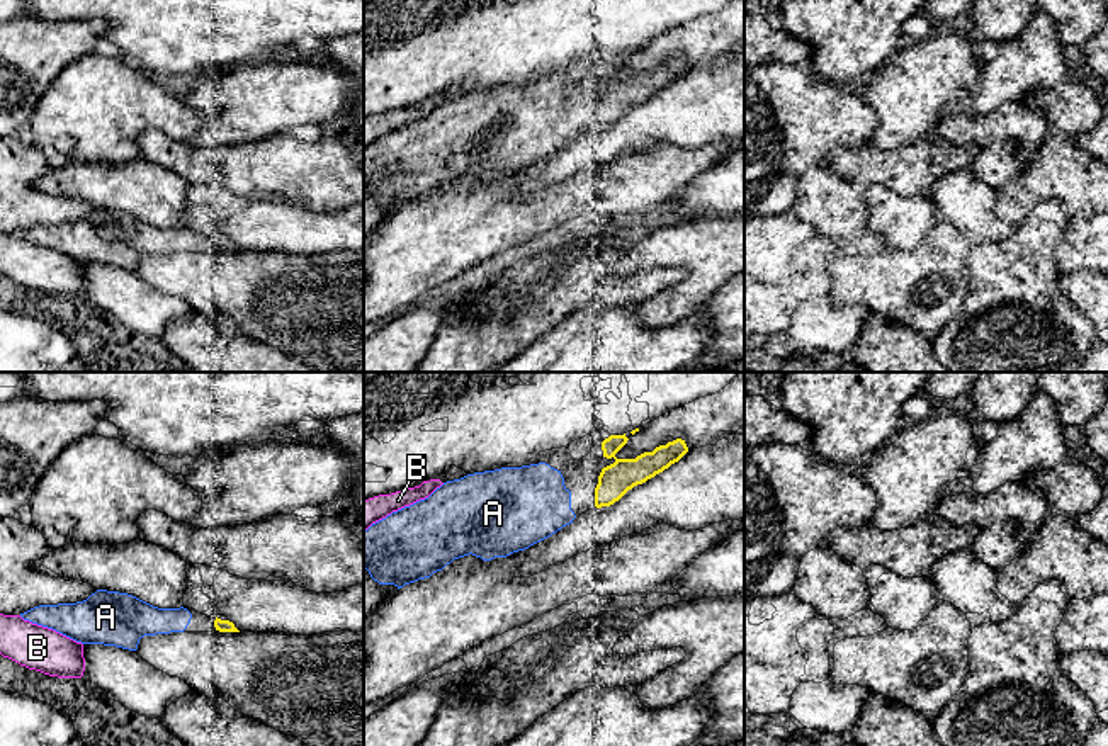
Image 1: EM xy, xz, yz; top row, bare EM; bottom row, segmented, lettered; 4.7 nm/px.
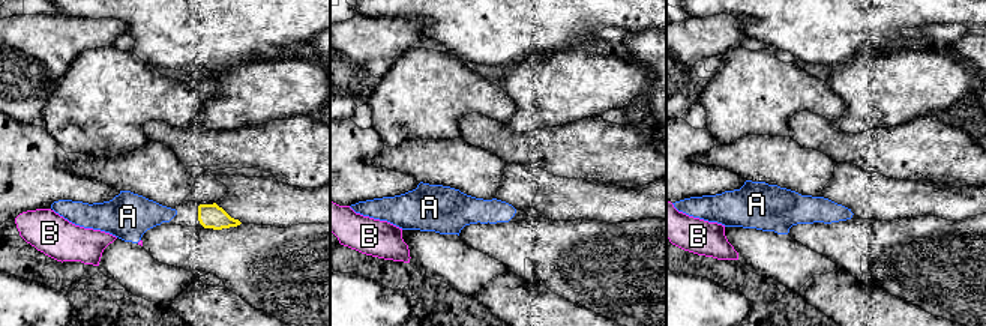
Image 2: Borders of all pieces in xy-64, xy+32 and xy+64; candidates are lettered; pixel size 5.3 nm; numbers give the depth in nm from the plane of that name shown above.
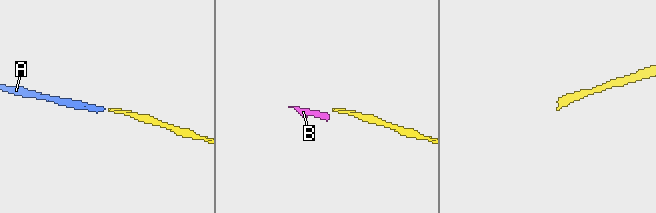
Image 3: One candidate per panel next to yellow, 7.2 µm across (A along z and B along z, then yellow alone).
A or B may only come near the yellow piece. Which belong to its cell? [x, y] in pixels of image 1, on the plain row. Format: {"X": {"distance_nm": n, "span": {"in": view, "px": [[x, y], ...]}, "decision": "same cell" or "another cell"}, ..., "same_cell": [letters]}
{"A": {"distance_nm": 110, "span": {"in": "xz", "px": [[595, 124], [575, 135]]}, "decision": "same cell"}, "B": {"distance_nm": 650, "span": {"in": "xy", "px": [[214, 245], [82, 264]]}, "decision": "another cell"}, "same_cell": ["A"]}

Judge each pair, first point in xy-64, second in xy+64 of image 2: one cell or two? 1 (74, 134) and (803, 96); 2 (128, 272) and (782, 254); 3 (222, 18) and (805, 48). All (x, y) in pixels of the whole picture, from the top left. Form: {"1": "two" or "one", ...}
{"1": "one", "2": "one", "3": "one"}

